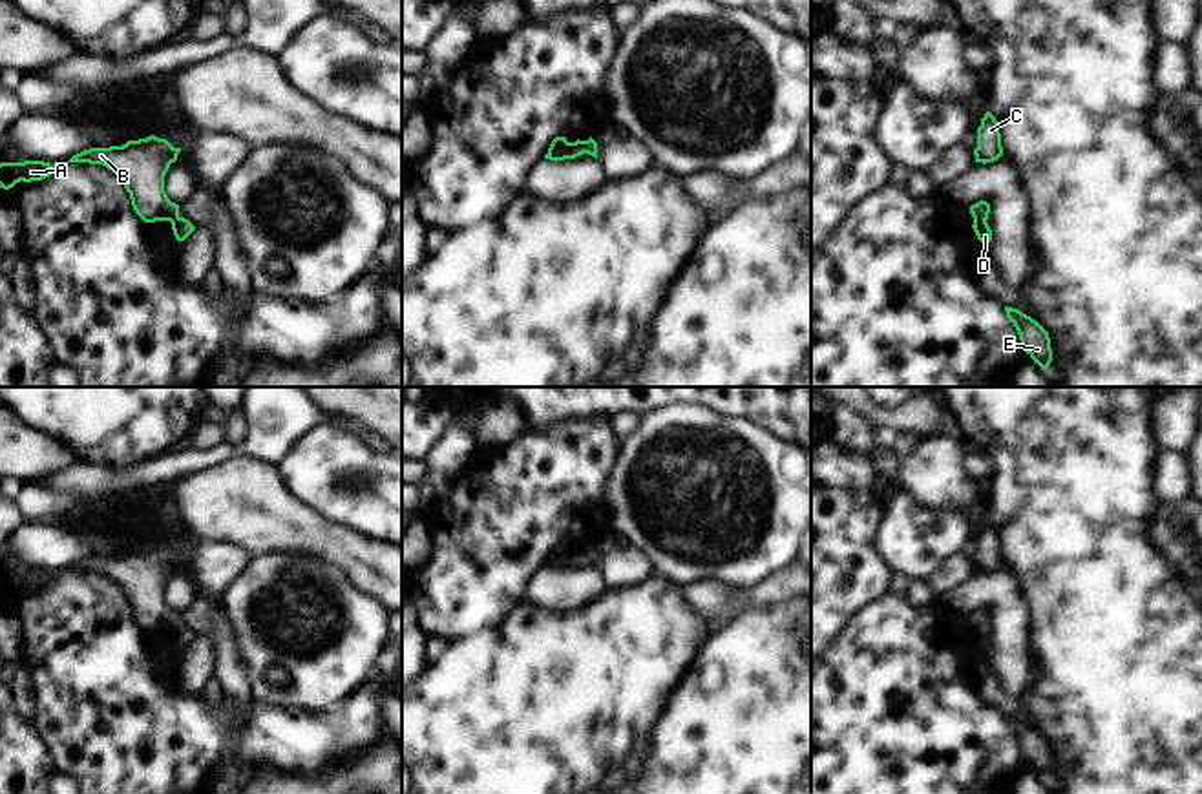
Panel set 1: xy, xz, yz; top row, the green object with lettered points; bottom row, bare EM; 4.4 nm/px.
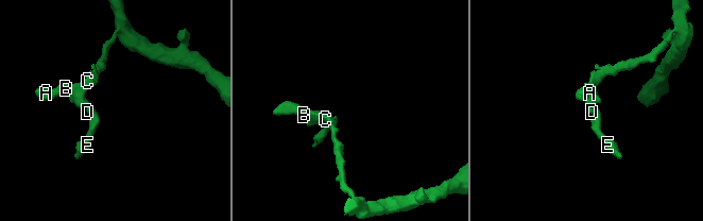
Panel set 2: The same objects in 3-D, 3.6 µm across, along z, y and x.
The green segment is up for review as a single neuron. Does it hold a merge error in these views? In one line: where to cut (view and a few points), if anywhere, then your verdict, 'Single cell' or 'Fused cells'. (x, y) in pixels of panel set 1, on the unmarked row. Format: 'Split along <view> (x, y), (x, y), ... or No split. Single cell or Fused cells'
No split. Single cell.

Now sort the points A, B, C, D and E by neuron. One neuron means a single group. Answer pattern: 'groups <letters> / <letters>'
groups A B C D E

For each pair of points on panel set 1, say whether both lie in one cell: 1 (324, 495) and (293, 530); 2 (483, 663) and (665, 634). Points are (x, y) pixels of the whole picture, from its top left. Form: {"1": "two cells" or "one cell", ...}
{"1": "two cells", "2": "one cell"}

